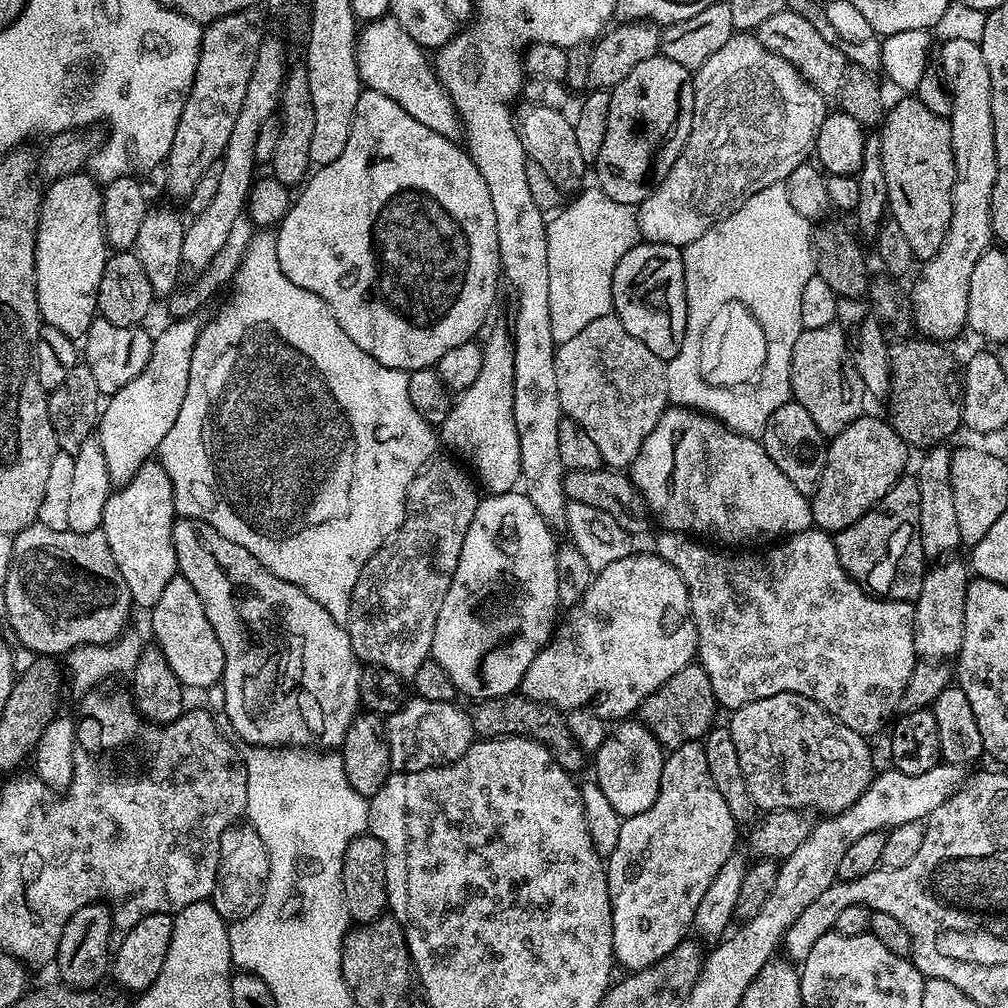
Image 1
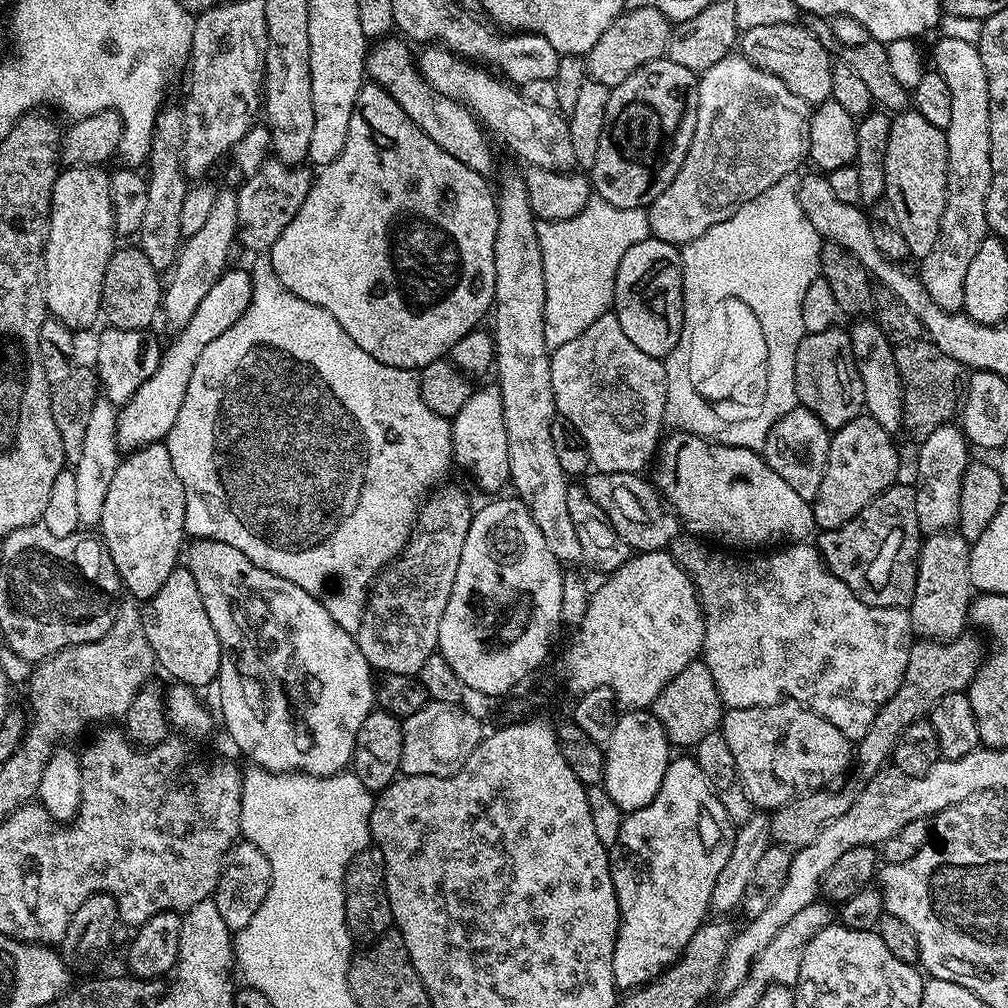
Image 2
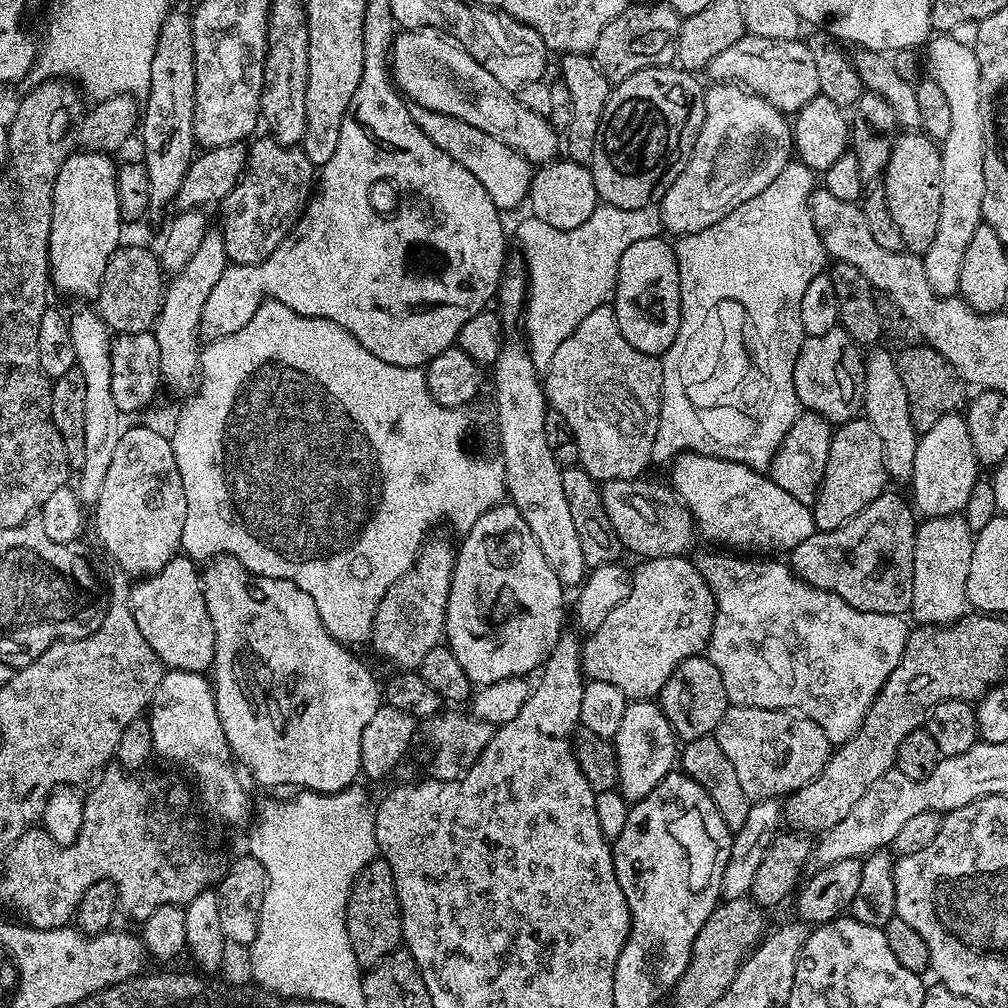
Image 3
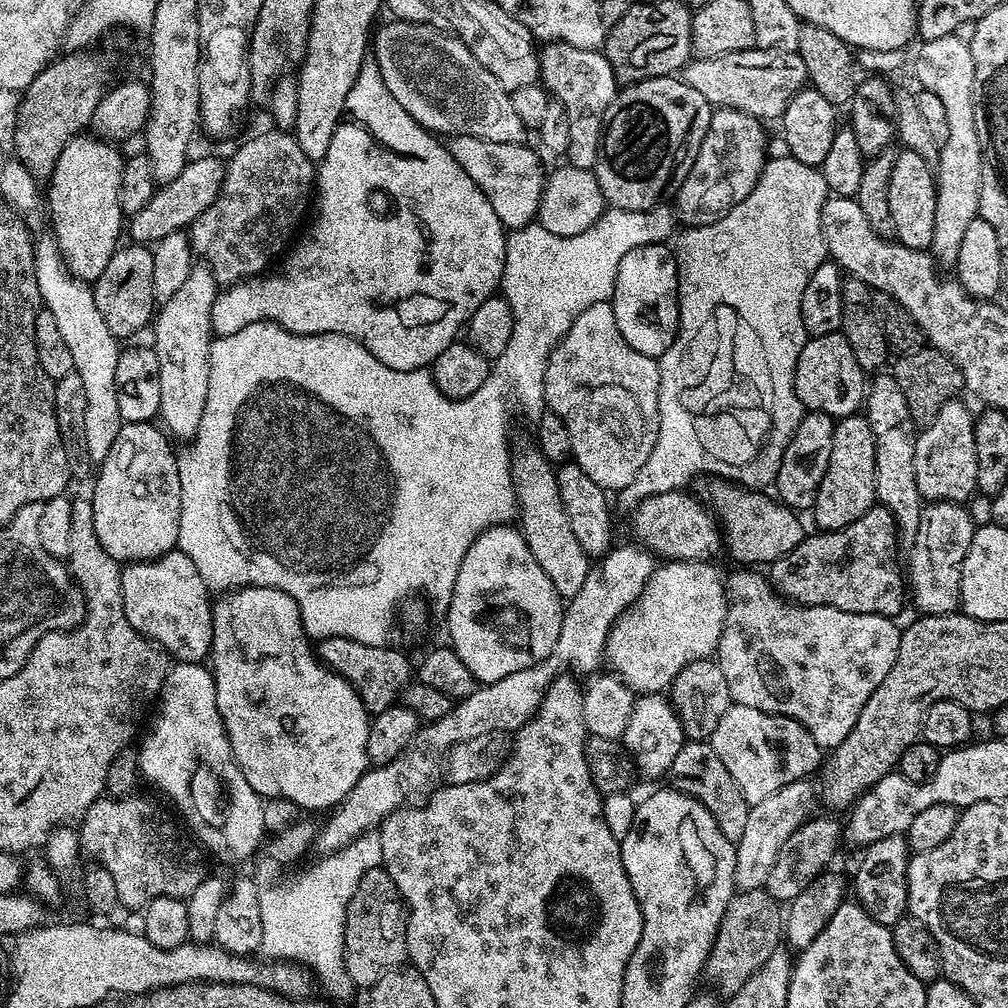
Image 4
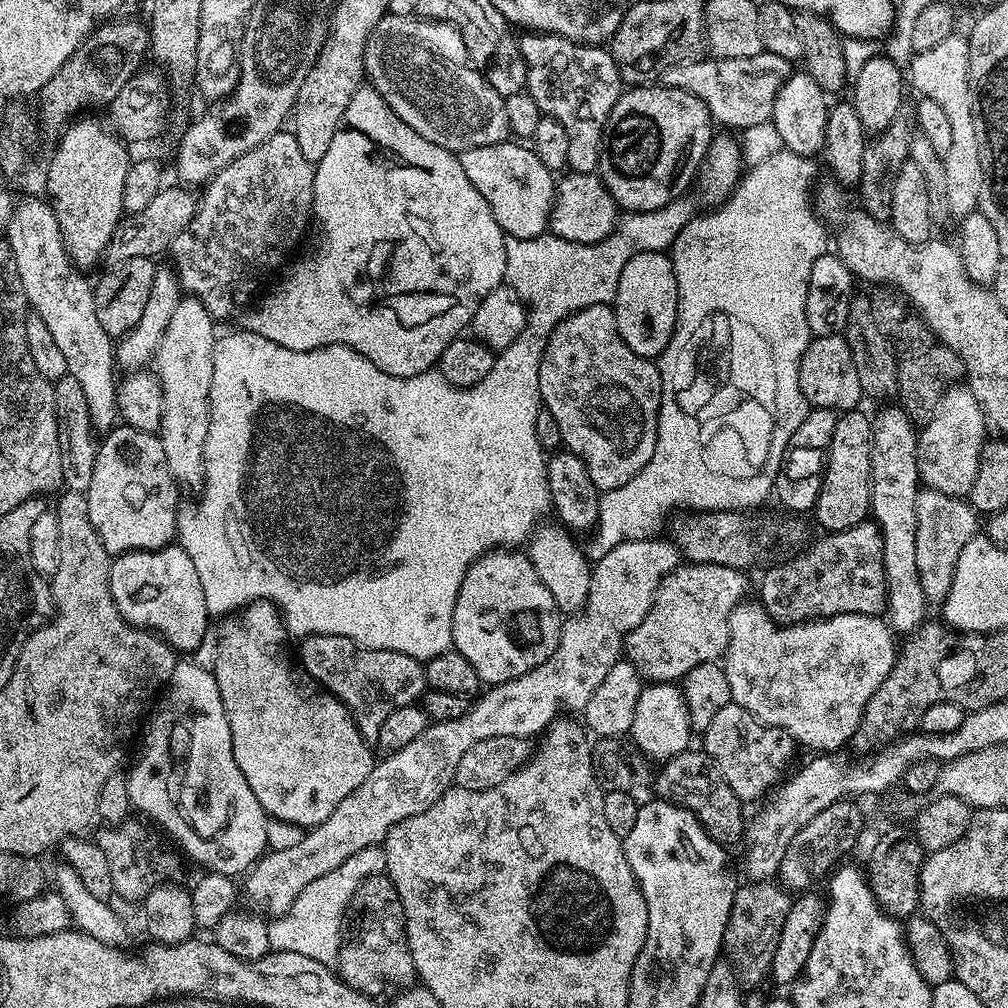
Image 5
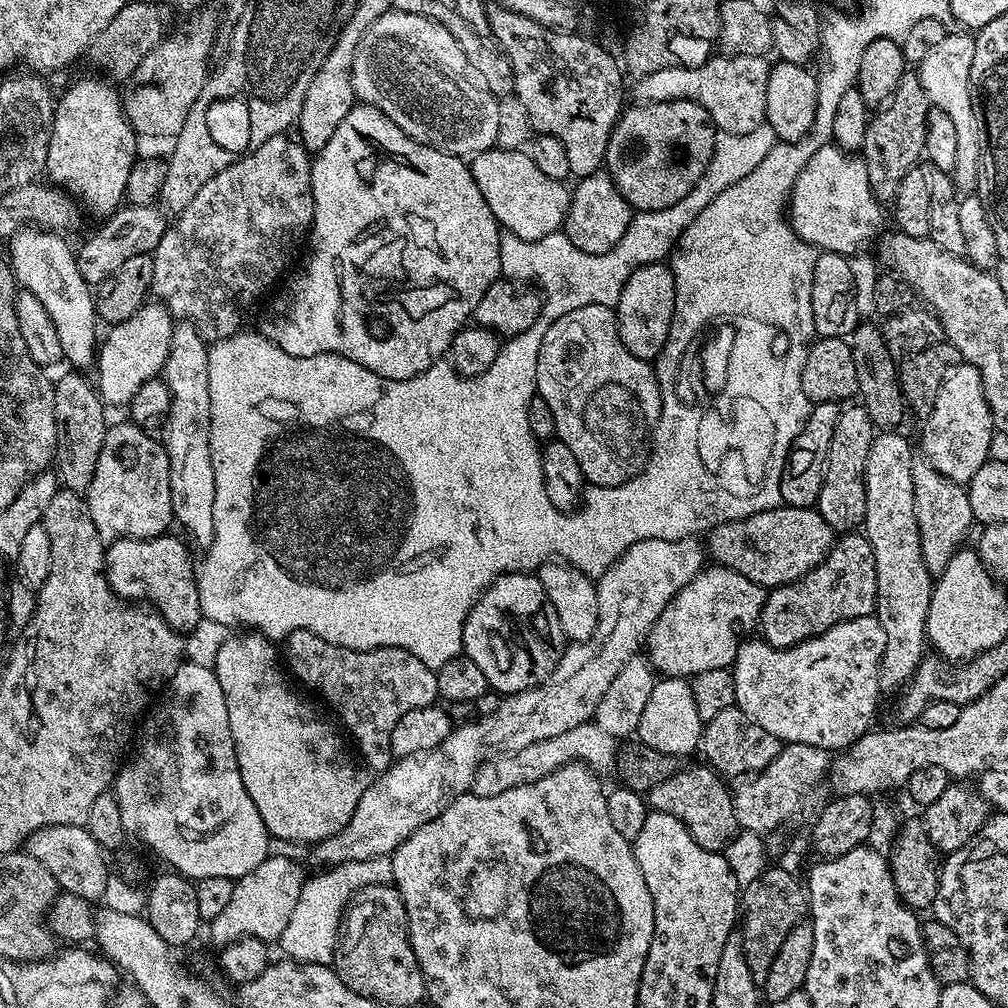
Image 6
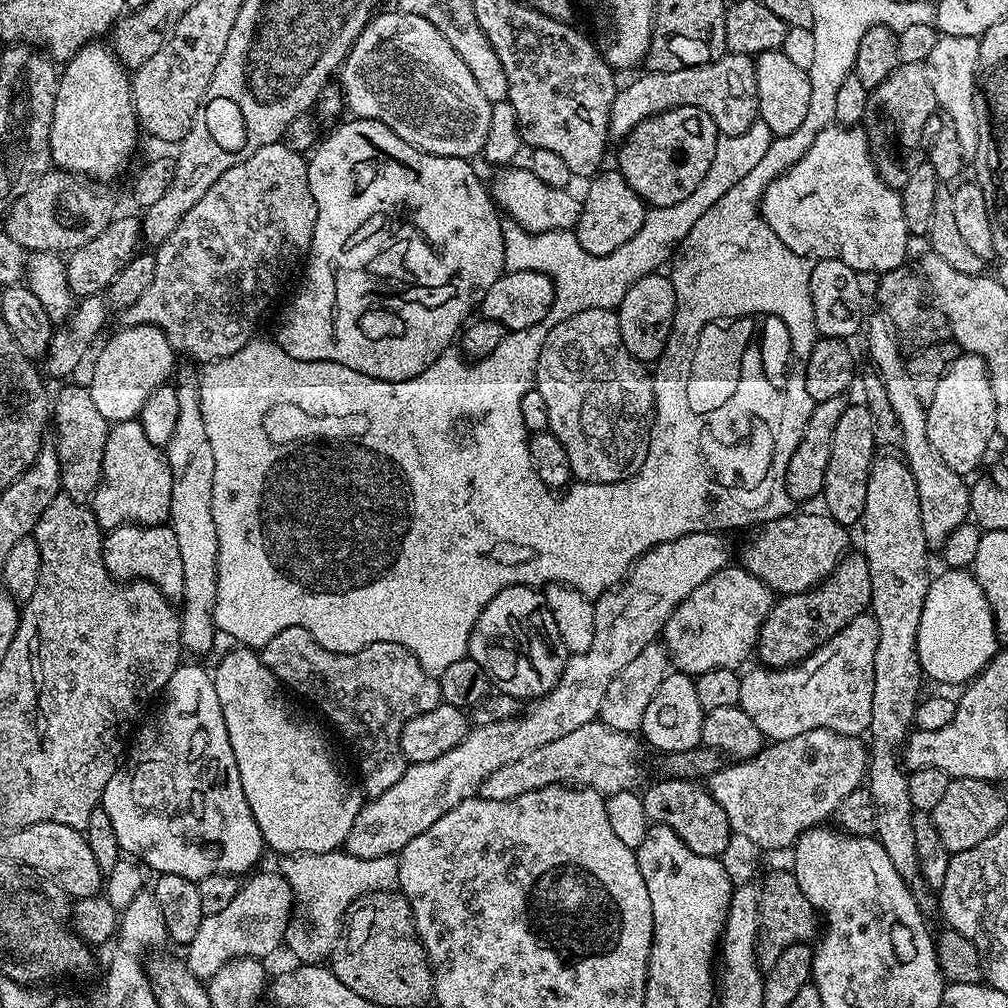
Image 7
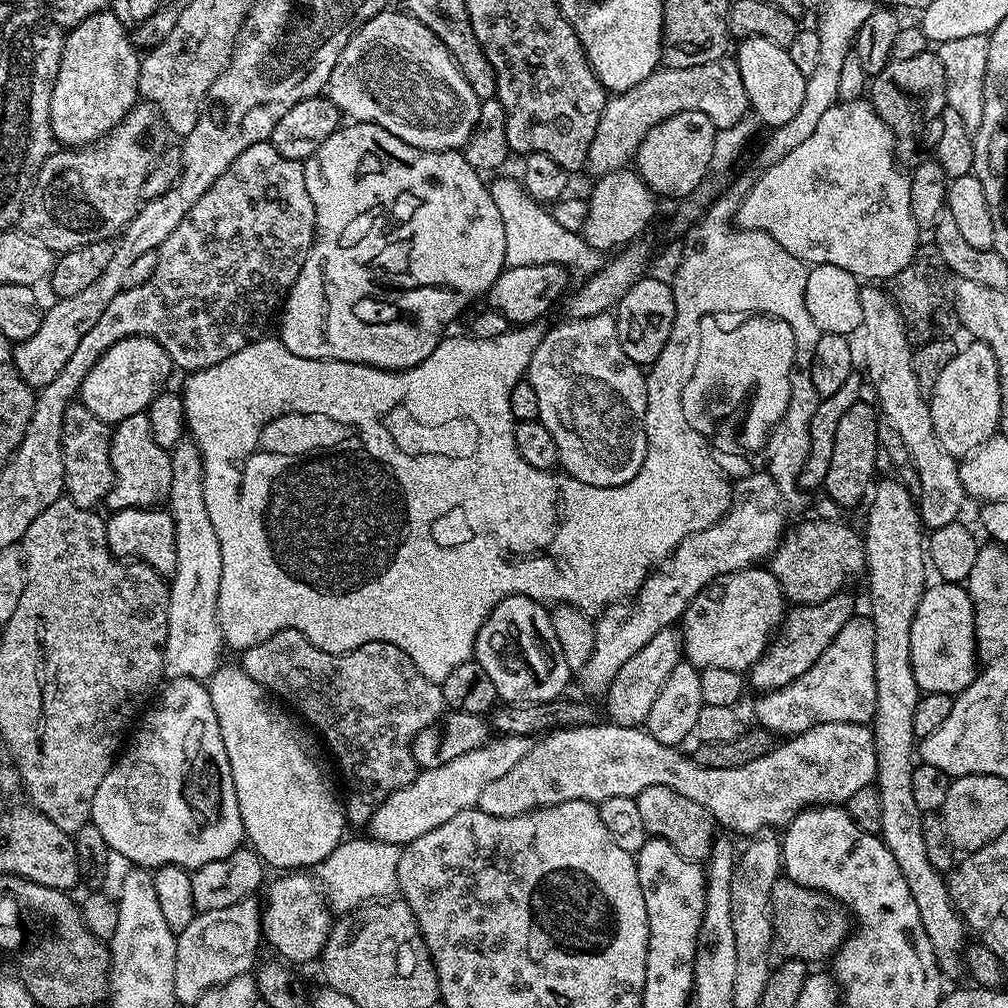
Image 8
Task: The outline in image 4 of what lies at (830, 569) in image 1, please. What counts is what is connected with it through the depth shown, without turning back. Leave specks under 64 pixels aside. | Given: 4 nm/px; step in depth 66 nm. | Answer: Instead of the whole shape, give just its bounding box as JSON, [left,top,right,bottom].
[714,566,901,750]

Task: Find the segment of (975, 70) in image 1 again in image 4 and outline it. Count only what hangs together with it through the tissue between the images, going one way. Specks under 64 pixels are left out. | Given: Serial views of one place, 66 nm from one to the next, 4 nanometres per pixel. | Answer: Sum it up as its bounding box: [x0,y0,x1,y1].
[912,34,982,269]

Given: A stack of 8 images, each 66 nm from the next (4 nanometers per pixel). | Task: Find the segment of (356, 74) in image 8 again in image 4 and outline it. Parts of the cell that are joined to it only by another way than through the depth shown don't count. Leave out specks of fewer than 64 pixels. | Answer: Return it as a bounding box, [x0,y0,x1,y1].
[370,19,526,144]

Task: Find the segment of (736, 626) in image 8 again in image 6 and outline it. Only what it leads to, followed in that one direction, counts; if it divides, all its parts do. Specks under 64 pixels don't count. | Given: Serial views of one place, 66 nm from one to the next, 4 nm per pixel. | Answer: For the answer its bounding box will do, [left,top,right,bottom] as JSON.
[646,567,765,678]

